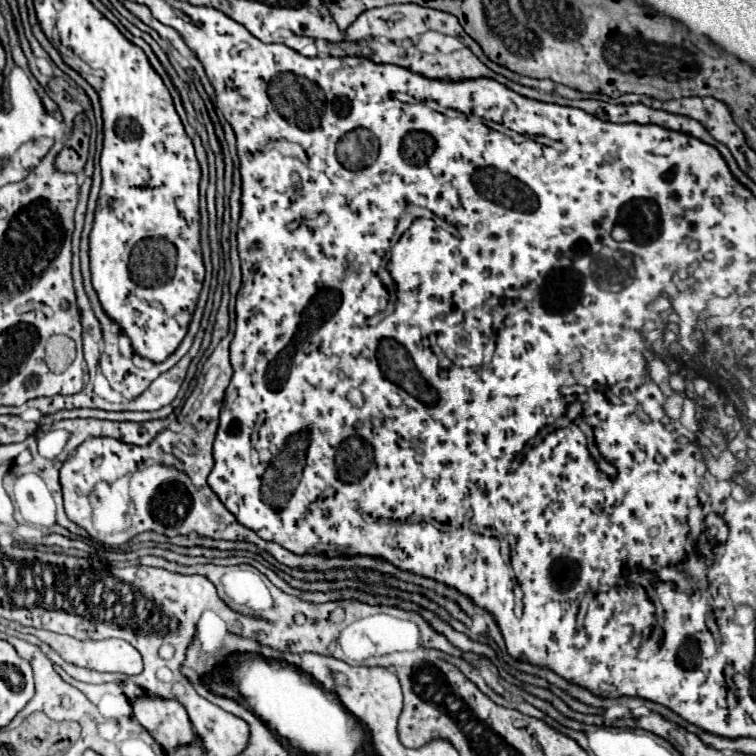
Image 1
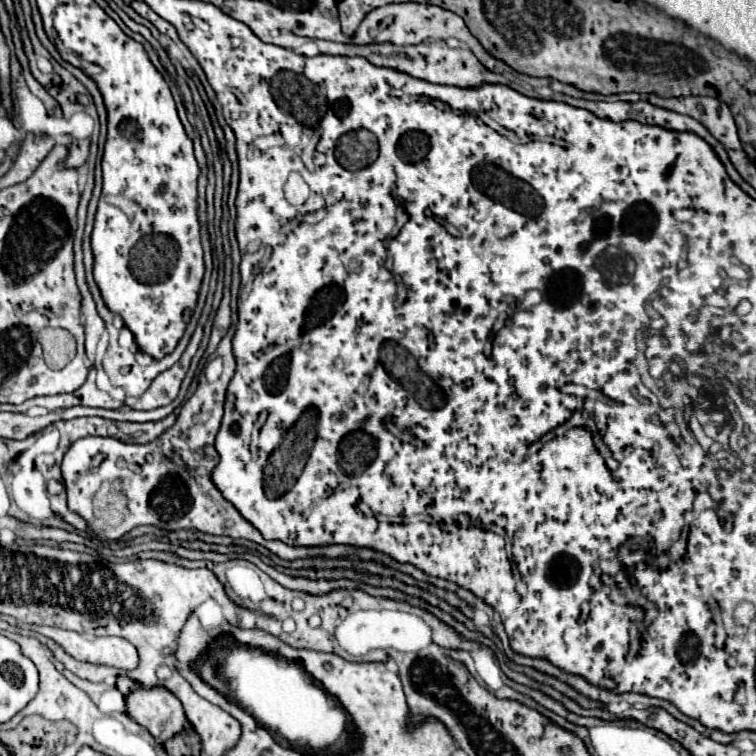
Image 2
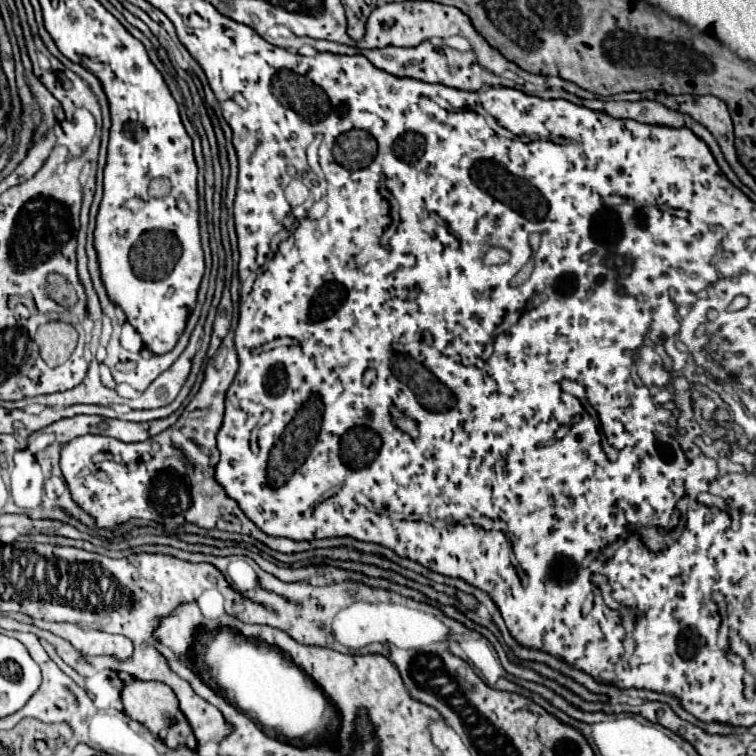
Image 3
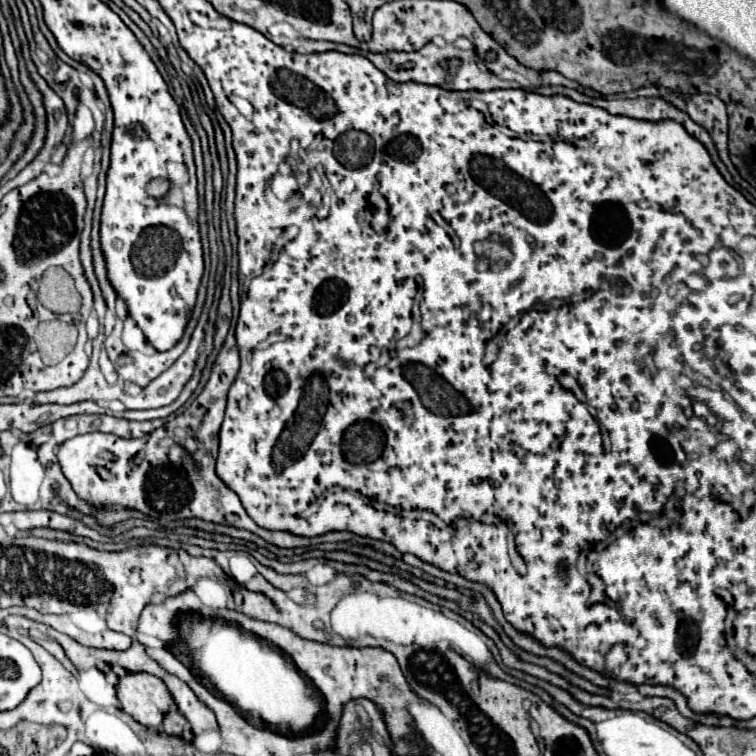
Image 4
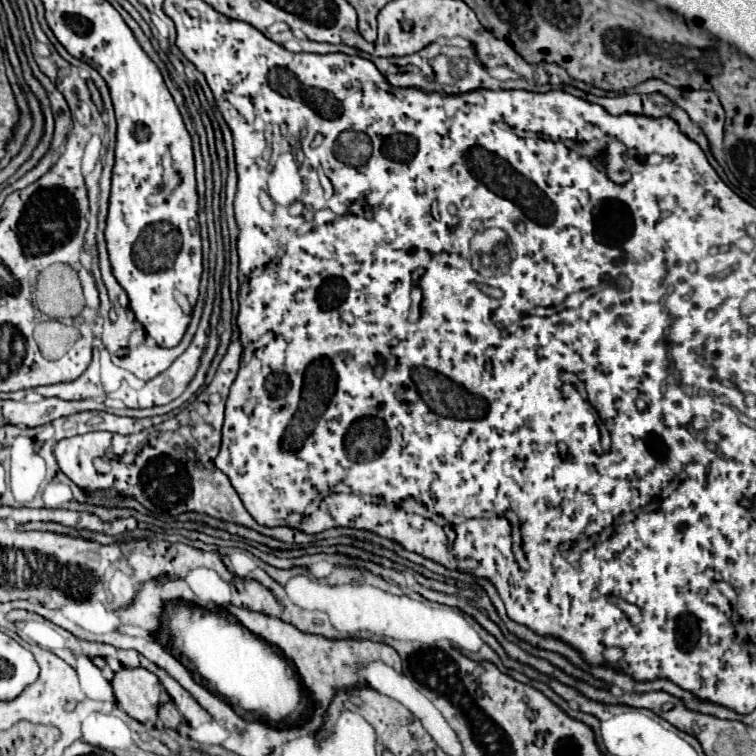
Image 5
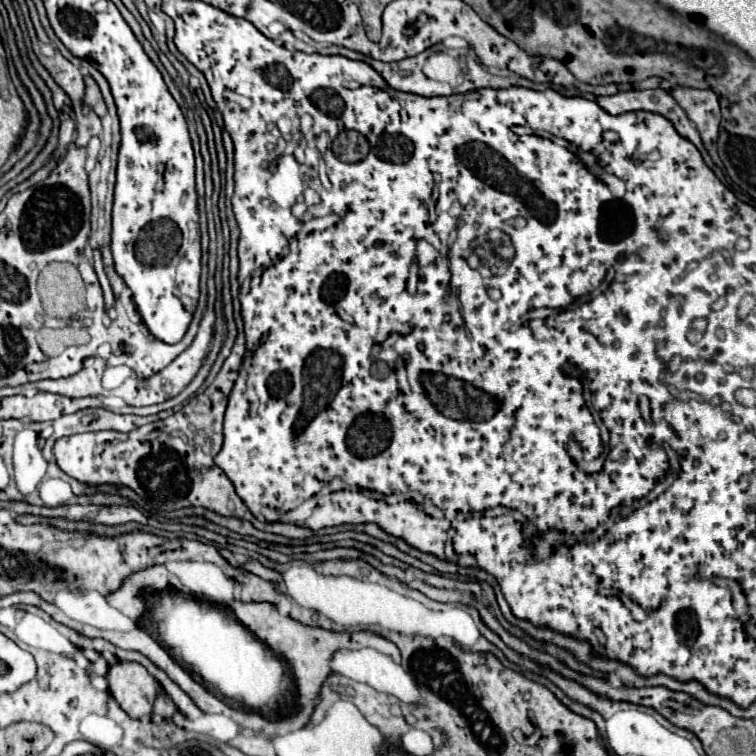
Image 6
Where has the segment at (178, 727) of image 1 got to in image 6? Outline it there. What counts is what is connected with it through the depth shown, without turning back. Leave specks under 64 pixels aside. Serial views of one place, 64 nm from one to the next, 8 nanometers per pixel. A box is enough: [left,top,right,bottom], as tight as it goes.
[106,662,158,718]

